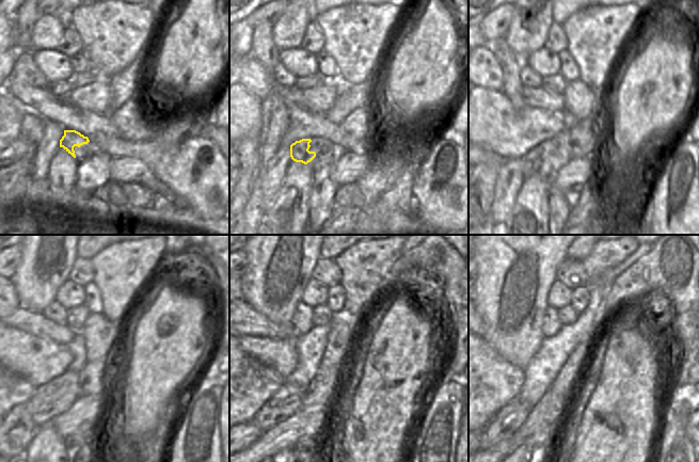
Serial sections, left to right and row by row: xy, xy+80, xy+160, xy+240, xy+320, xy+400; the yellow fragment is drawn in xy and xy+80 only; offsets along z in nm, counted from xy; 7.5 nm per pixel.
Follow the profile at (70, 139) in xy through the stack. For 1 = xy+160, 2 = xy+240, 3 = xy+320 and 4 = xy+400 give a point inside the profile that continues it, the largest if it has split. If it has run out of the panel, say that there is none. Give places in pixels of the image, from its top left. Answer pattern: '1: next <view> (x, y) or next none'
1: next xy+160 (538, 162)
2: next xy+240 (54, 407)
3: next xy+320 (291, 405)
4: next xy+400 (547, 412)

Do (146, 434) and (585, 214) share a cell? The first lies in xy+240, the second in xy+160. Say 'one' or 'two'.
two

